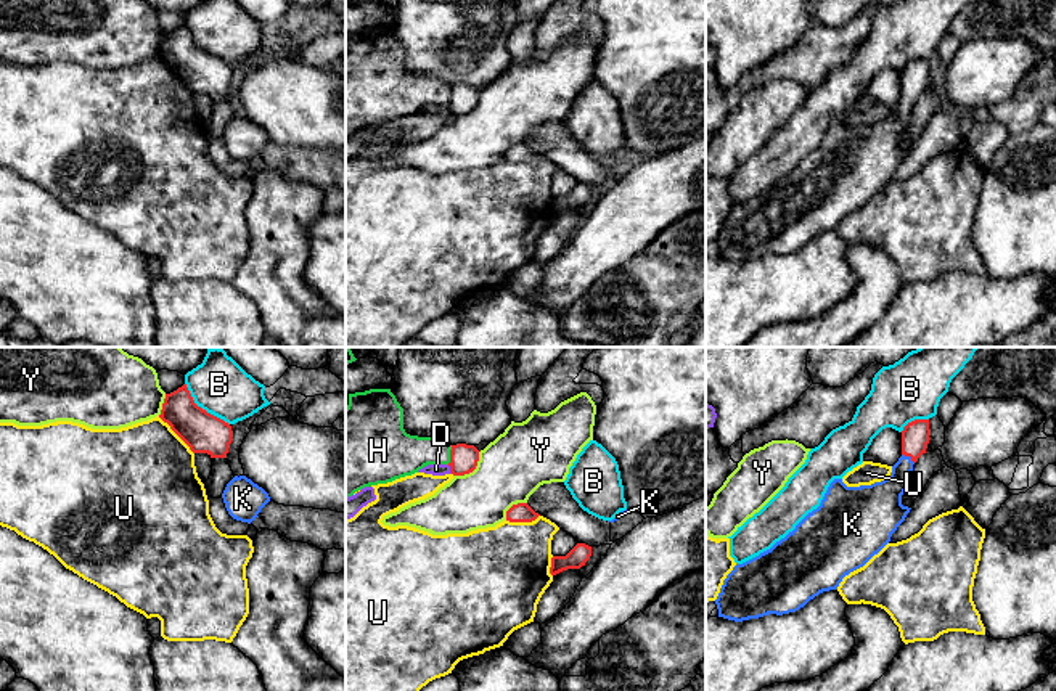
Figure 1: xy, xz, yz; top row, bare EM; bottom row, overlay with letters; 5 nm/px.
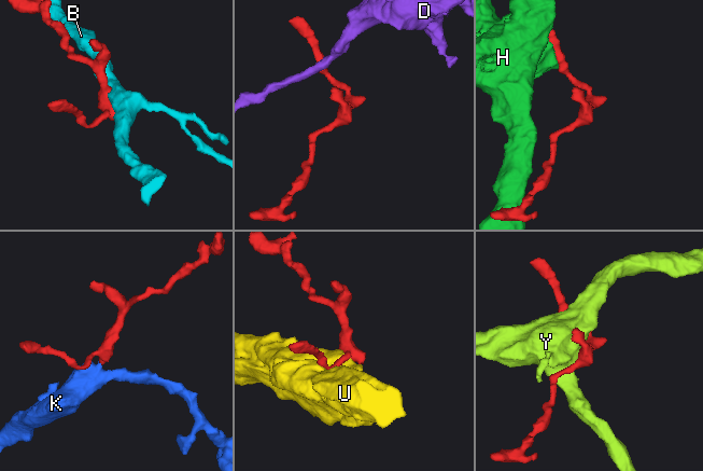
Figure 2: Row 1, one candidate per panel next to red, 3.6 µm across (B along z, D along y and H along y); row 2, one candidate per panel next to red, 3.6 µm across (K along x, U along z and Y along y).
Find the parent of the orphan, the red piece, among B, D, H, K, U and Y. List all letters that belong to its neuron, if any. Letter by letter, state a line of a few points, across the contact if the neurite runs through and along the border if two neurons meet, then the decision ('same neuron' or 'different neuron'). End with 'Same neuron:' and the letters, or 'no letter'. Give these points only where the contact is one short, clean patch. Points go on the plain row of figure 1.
B: different neuron
D: xz (447, 105), (452, 113) | different neuron
H: different neuron
K: yz (915, 76), (908, 95), (899, 121), (884, 139) | same neuron
U: different neuron
Y: different neuron
Same neuron: K

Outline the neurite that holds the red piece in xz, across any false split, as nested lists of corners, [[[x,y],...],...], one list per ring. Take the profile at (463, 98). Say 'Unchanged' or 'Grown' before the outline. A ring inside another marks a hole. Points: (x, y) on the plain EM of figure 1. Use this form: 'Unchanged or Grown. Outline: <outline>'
Unchanged. Outline: [[[456,84],[450,90],[450,112],[453,116],[465,116],[476,109],[479,101],[479,90],[474,85]]]

